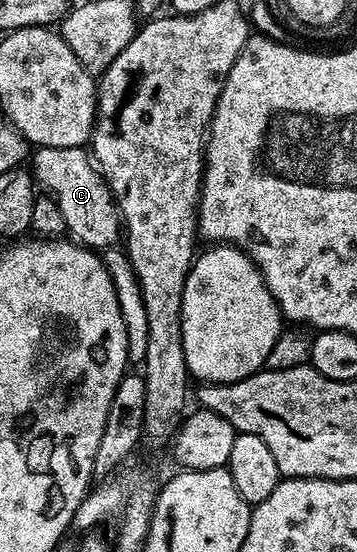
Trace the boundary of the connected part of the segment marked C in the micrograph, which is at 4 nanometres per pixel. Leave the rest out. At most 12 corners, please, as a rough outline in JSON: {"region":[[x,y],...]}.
{"region":[[37,147],[35,183],[73,239],[119,243],[116,202],[84,148]]}

